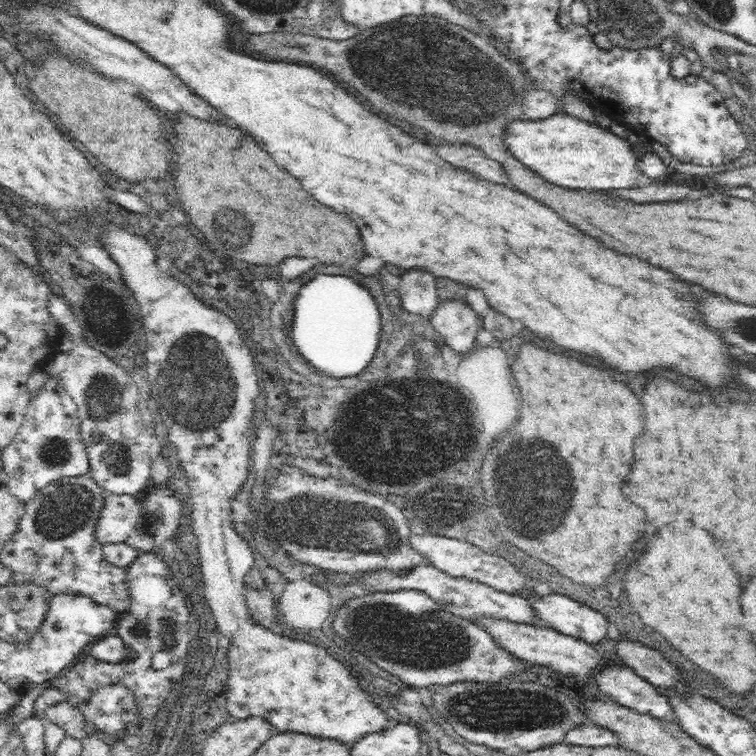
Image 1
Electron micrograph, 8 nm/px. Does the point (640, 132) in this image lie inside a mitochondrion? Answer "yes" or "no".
no

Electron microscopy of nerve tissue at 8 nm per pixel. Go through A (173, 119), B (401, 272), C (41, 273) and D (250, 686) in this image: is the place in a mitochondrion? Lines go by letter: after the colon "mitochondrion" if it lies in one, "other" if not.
A: other
B: other
C: other
D: other

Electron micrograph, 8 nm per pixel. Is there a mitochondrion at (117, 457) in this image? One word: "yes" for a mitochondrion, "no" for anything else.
yes

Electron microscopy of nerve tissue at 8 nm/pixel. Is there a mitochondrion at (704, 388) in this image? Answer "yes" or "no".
no

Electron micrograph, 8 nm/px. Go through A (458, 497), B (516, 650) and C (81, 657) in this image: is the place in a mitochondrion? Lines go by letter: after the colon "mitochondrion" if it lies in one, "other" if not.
A: mitochondrion
B: other
C: other

